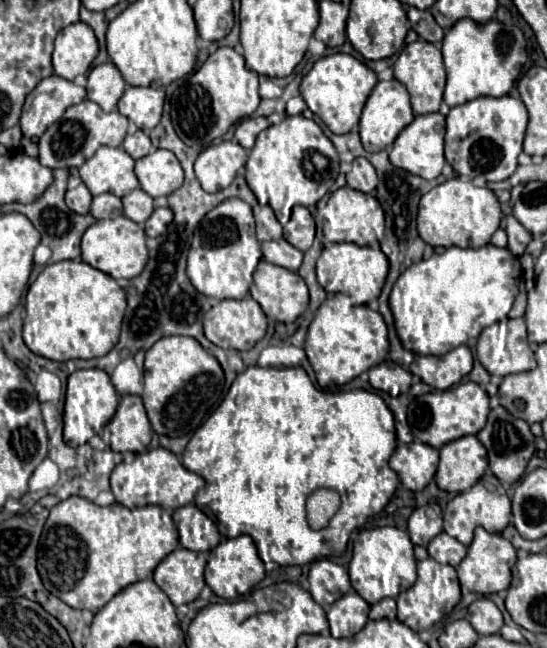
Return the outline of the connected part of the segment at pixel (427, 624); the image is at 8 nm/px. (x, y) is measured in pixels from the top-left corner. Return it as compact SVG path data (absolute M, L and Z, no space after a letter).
M426 558L418 562L418 580L398 598L398 620L410 626L414 632L422 632L432 628L436 622L442 620L458 602L460 602L460 584L456 570L450 564L440 564L434 558Z

